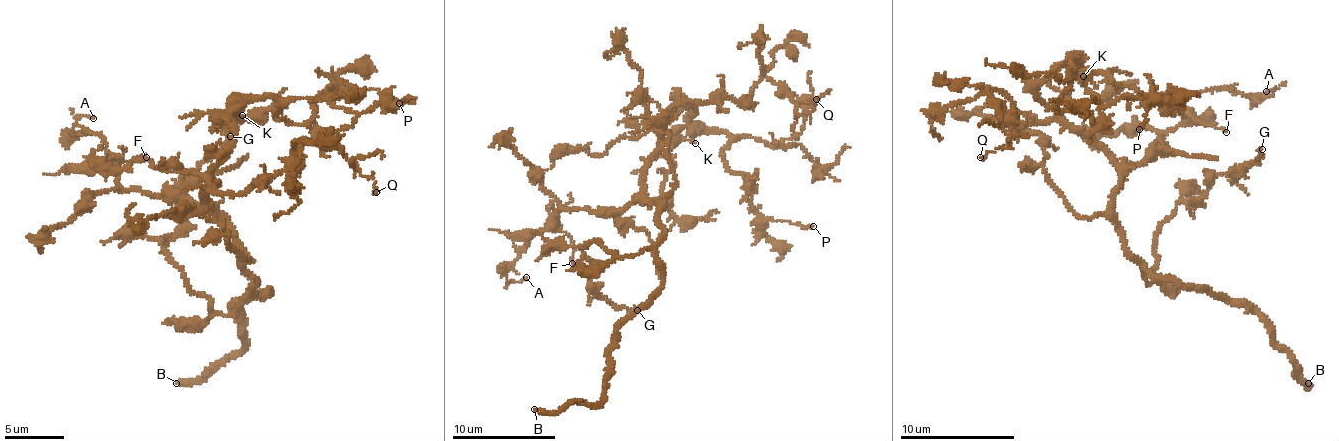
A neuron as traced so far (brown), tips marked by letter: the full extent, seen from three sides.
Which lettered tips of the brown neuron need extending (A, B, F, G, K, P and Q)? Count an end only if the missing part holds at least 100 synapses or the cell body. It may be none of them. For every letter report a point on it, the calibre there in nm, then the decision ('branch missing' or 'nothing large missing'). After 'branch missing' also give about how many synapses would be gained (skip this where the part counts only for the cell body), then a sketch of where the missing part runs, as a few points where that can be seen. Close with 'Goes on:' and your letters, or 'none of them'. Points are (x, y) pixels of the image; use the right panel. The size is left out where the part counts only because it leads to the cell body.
A: at (1266, 91); 140 nm thick; nothing large missing
B: at (1308, 383); 340 nm thick; branch missing; about 190 synapses
F: at (1226, 132); 120 nm thick; nothing large missing
G: at (1262, 149); 180 nm thick; nothing large missing
K: at (1083, 76); 120 nm thick; nothing large missing
P: at (1139, 129); 150 nm thick; nothing large missing
Q: at (980, 157); 140 nm thick; nothing large missing
Goes on: B

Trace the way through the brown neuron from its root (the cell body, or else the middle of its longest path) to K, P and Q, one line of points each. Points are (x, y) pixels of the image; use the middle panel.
K: (643, 189), (648, 156), (657, 147), (660, 134), (687, 105), (695, 116), (677, 134), (695, 143)
P: (643, 189), (660, 134), (687, 105), (692, 120), (727, 131), (722, 158), (747, 178), (751, 210), (813, 226)
Q: (643, 189), (664, 116), (674, 106), (741, 102), (765, 77), (782, 86), (801, 115), (815, 108), (816, 99)

